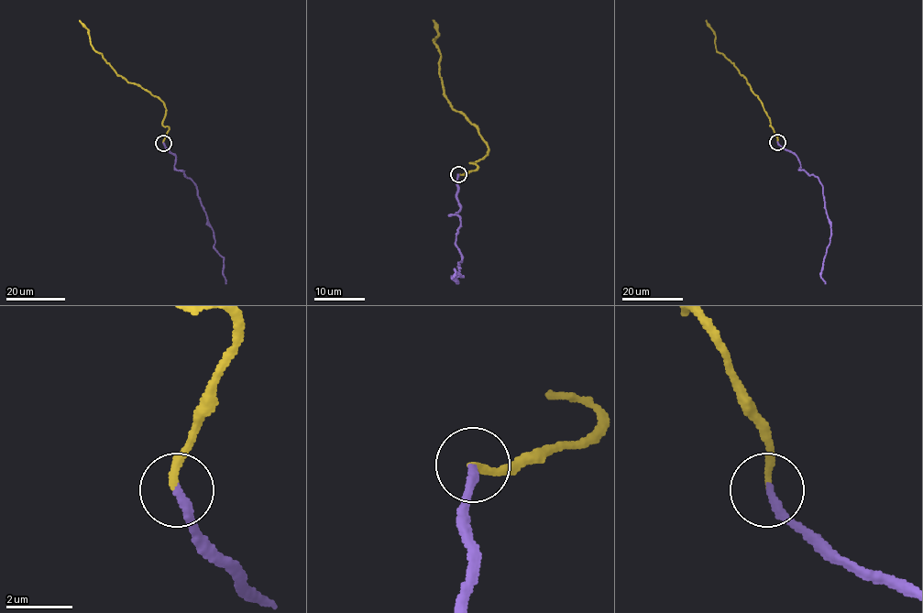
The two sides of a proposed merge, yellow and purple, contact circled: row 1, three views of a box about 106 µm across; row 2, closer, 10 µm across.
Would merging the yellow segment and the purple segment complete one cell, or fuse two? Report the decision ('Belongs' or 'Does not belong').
Belongs

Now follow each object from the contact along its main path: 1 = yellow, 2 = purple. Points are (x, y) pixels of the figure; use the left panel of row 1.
1: (163, 143), (169, 128), (162, 125), (164, 103), (117, 74), (102, 54), (93, 49), (89, 31), (79, 19)
2: (163, 143), (175, 156), (174, 167), (184, 170), (197, 189), (213, 231), (214, 247), (223, 258), (225, 284)

